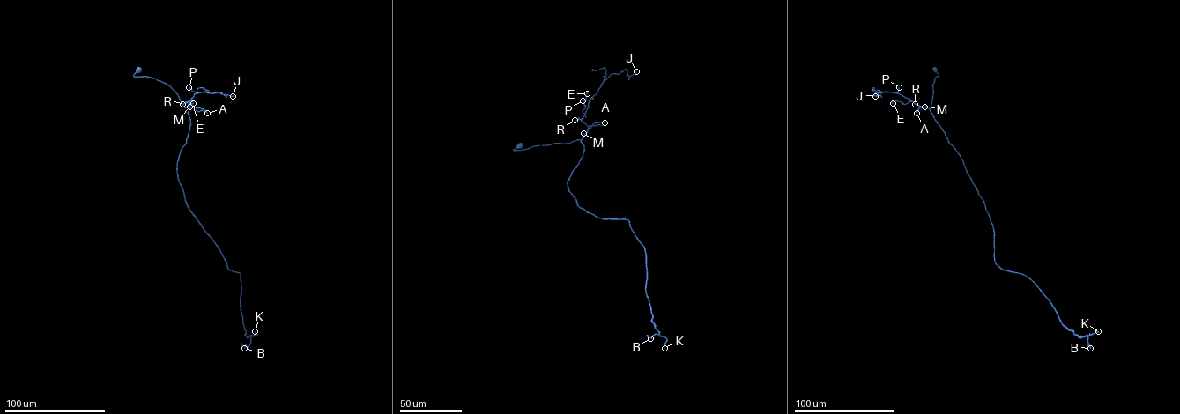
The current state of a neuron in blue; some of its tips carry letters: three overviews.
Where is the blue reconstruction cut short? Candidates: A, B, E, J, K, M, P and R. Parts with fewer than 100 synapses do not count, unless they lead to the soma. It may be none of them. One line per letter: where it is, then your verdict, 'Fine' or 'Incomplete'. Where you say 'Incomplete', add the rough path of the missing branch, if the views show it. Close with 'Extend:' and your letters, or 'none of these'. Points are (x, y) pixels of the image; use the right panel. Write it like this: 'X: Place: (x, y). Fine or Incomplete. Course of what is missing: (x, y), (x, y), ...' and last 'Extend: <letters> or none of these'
A: Place: (916, 113). Fine
B: Place: (1090, 348). Fine
E: Place: (893, 103). Fine
J: Place: (875, 96). Fine
K: Place: (1098, 331). Fine
M: Place: (924, 107). Fine
P: Place: (899, 87). Fine
R: Place: (915, 104). Fine
Extend: none of these

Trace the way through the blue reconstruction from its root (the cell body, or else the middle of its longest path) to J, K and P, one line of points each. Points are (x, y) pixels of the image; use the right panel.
J: (936, 69), (938, 77), (932, 84), (930, 108), (896, 92), (877, 92), (875, 96)
K: (936, 69), (931, 112), (983, 201), (995, 262), (1030, 279), (1079, 336), (1098, 331)
P: (936, 69), (938, 77), (934, 78), (932, 84), (930, 108), (896, 92), (899, 87)

